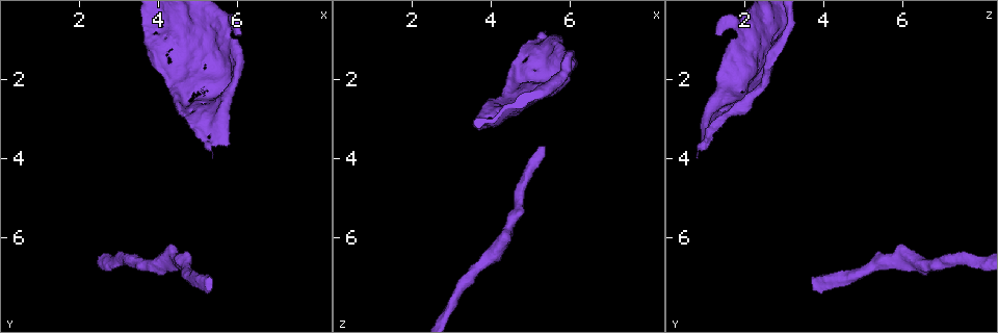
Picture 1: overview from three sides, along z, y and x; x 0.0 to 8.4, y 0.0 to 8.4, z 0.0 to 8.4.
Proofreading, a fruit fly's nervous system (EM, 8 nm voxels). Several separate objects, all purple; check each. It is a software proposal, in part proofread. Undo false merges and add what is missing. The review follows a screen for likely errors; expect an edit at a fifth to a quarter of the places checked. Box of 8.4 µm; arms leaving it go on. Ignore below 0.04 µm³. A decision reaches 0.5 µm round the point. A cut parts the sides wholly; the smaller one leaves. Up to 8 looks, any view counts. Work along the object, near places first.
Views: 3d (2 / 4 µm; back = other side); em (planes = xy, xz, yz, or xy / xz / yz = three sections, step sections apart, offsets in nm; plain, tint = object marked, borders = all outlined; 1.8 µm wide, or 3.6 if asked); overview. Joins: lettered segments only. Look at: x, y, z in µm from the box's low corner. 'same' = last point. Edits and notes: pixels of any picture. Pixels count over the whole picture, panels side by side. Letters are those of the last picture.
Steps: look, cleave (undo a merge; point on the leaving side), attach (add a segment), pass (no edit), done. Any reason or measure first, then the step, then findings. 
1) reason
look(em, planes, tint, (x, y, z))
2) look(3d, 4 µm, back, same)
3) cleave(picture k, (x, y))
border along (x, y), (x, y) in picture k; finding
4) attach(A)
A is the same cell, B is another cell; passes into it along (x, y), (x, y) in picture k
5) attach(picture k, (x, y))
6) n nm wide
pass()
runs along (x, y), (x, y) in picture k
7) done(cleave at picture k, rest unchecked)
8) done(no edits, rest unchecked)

sharp bend
look(3d, 4 µm, (5.30, 2.30, 2.15))

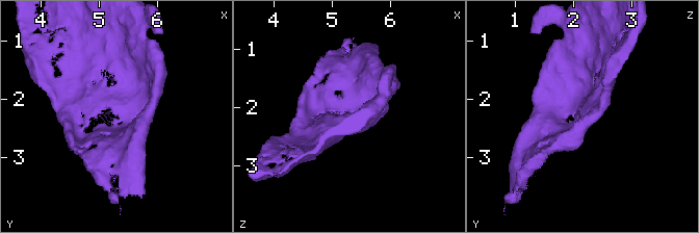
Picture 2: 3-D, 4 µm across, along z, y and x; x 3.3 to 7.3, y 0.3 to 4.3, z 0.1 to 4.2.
now the EM
look(em, xz, step 8, tint, (5.35, 2.30, 2.15))

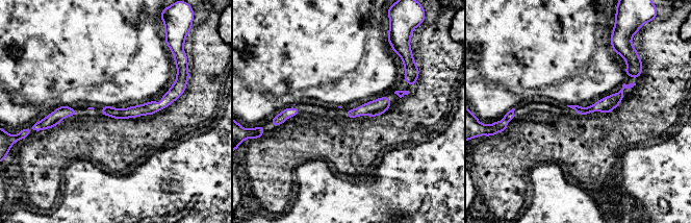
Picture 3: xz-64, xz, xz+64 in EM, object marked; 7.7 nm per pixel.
look(em, planes, borders, same)

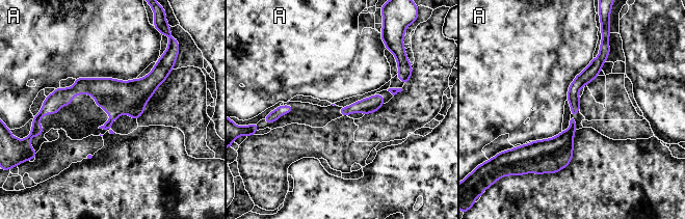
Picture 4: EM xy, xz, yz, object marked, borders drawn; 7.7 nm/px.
pass()
A is another cell; one neuron here

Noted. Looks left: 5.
closes a loop
look(em, yz, step 8, plain, (4.00, 1.15, 2.85))

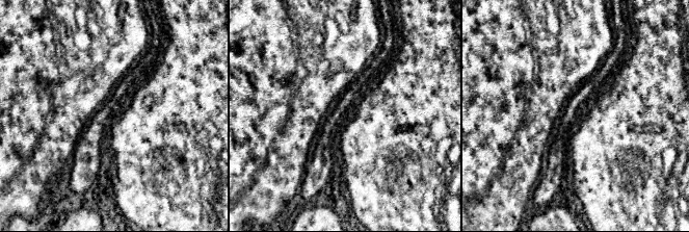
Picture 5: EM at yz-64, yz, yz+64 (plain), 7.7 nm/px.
with the object marked
look(em, yz, step 8, tint, same)

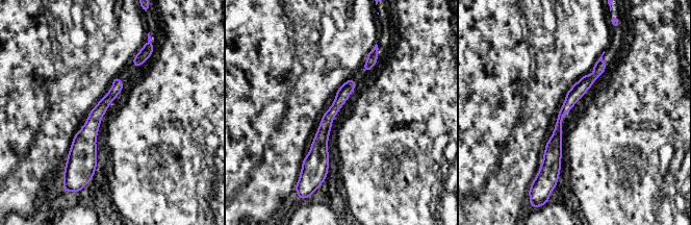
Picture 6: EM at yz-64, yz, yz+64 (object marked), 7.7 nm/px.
see the neighbours
look(em, yz, step 8, borders, same)

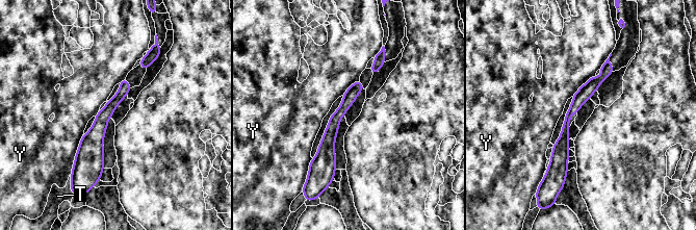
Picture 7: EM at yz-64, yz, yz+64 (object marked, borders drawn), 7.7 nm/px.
Y touches over 300 nm
pass()
T and Y are other cells; border along (83, 135), (71, 171) in picture 7; continuous, no second neuron

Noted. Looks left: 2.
look(em, xz, step 8, borders, (5.35, 7.30, 3.75))

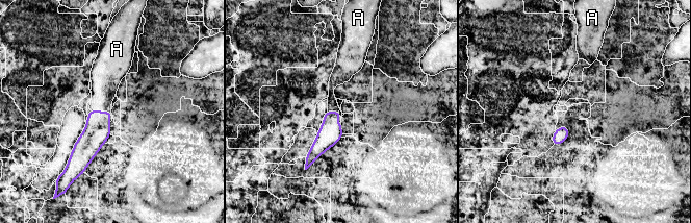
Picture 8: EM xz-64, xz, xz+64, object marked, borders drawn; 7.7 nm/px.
attach(A)
A is the same cell; passes into it along (97, 131), (101, 112), (105, 80) in picture 8; it goes on there

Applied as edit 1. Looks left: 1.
done(attach at picture 8, rest unchecked)

